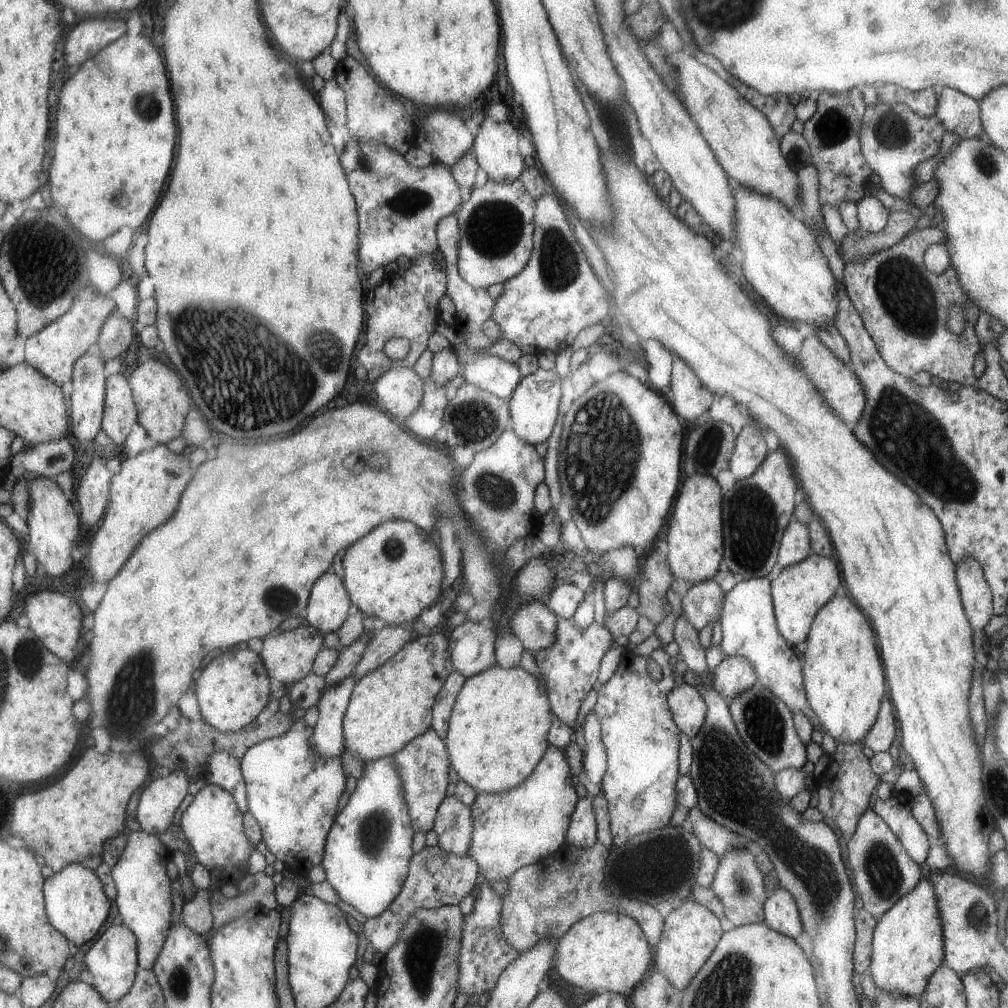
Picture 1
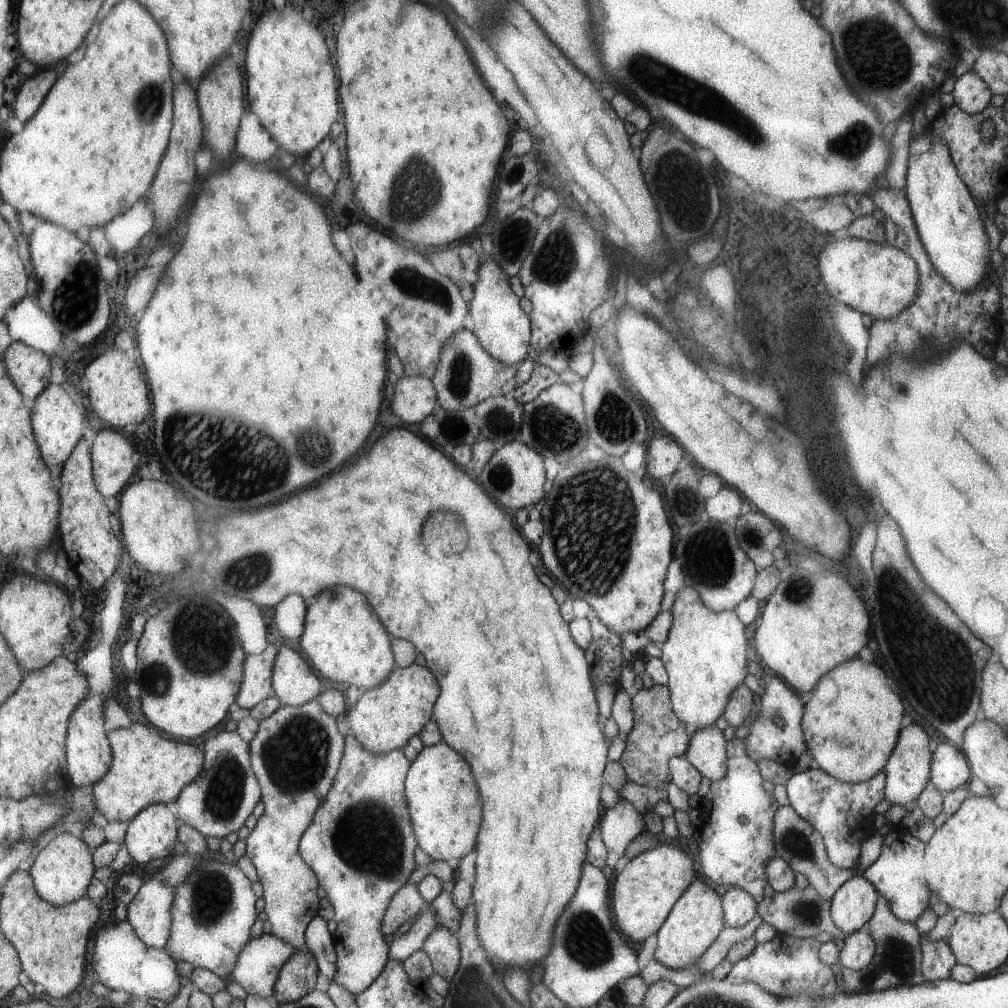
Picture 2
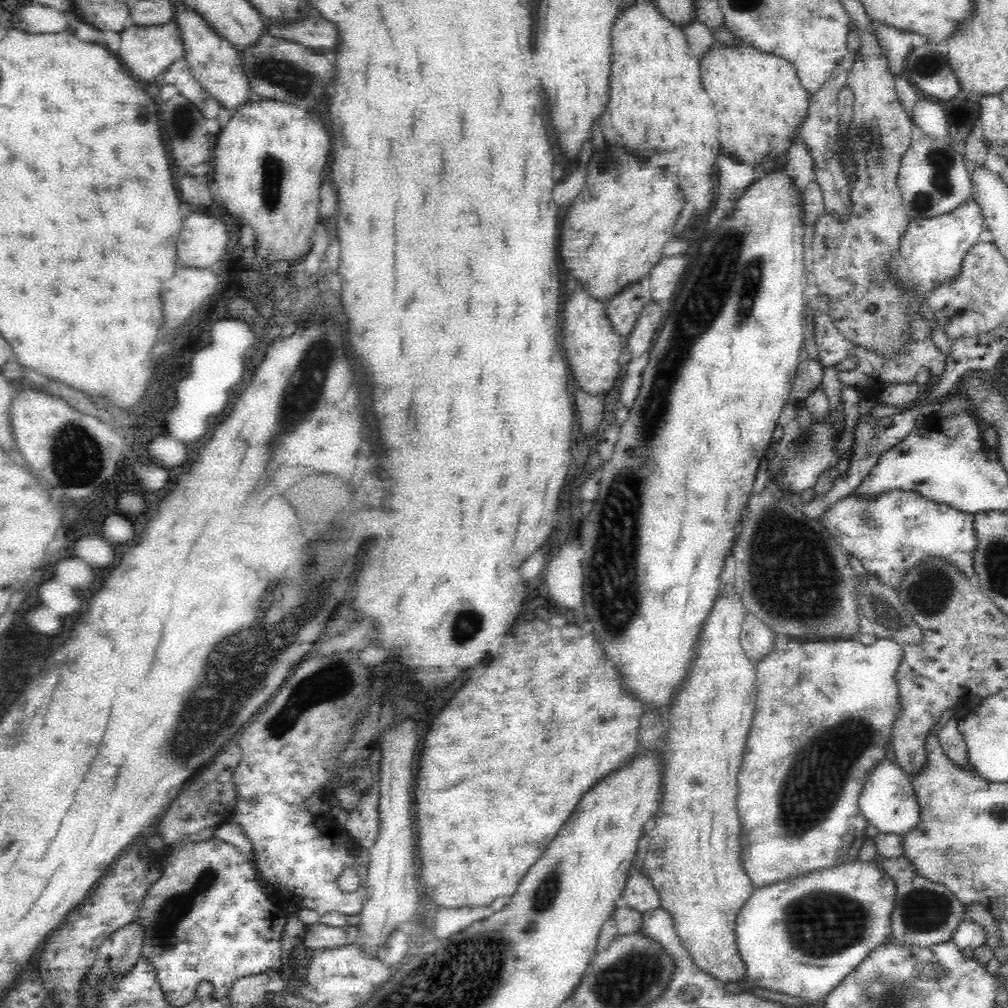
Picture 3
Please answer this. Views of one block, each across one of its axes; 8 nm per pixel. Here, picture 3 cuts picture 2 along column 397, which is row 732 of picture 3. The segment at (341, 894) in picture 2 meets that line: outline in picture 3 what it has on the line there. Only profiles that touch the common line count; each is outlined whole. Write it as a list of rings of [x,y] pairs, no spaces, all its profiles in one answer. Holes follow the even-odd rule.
[[[776,636],[776,648],[774,652],[764,658],[758,666],[758,676],[756,676],[756,688],[758,688],[758,700],[756,700],[756,714],[752,722],[752,730],[748,736],[746,752],[744,752],[744,762],[740,768],[740,792],[738,792],[738,806],[740,806],[740,822],[744,822],[744,870],[748,878],[752,880],[754,888],[768,886],[786,878],[796,878],[802,874],[808,874],[812,870],[824,870],[832,868],[834,864],[842,862],[852,862],[858,860],[858,852],[868,840],[866,828],[870,826],[868,820],[864,818],[860,810],[860,792],[866,786],[868,778],[872,772],[884,764],[886,758],[886,748],[894,744],[894,730],[896,730],[896,720],[900,720],[900,714],[904,714],[904,704],[902,704],[902,692],[900,692],[900,666],[904,664],[904,646],[894,642],[894,640],[876,640],[870,646],[860,644],[860,640],[844,640],[844,642],[796,642],[790,640],[790,636]]]

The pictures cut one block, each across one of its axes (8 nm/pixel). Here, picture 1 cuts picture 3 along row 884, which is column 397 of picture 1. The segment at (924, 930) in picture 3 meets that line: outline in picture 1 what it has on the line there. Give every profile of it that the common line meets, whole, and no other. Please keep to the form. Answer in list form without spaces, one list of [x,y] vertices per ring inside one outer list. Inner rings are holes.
[[[425,846],[419,854],[411,860],[411,872],[407,878],[407,884],[403,886],[403,892],[395,898],[391,908],[383,912],[377,918],[369,918],[363,926],[365,936],[369,942],[373,942],[377,948],[381,948],[383,956],[401,940],[401,930],[407,926],[407,920],[419,910],[439,910],[443,906],[457,906],[463,898],[477,892],[477,880],[481,874],[481,866],[473,856],[455,856],[445,852],[441,846]]]

